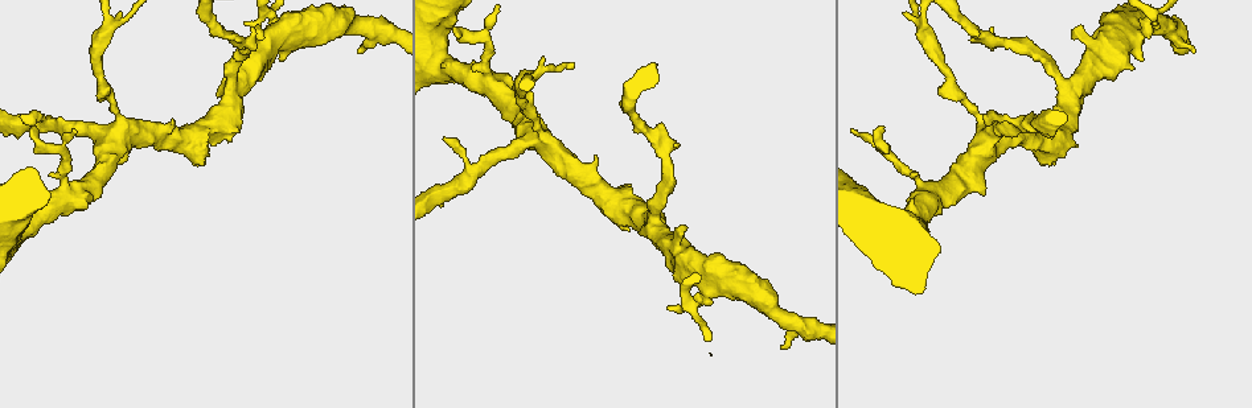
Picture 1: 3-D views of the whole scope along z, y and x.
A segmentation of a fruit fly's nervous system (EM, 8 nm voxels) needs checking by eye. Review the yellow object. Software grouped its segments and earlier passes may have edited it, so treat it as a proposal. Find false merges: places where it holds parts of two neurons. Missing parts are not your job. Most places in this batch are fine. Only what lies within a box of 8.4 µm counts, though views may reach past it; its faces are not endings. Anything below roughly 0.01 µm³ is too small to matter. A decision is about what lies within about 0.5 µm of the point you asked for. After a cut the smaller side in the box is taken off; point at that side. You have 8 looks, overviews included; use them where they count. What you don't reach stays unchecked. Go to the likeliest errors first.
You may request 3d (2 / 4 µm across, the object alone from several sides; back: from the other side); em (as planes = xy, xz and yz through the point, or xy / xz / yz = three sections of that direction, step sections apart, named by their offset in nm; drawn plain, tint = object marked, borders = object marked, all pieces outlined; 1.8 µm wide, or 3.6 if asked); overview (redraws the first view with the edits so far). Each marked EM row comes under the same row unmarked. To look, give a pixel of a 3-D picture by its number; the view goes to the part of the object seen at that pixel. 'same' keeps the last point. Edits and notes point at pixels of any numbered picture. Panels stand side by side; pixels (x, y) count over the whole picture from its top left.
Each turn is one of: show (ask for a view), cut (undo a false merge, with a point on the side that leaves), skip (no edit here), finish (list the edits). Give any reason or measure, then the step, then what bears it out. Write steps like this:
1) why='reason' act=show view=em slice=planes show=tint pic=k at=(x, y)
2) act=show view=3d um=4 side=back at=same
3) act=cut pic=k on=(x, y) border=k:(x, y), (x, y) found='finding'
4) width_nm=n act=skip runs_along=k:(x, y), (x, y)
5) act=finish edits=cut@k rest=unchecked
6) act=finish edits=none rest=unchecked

why='sharp bend' act=show view=3d um=2 side=back pic=1 at=(885, 151)

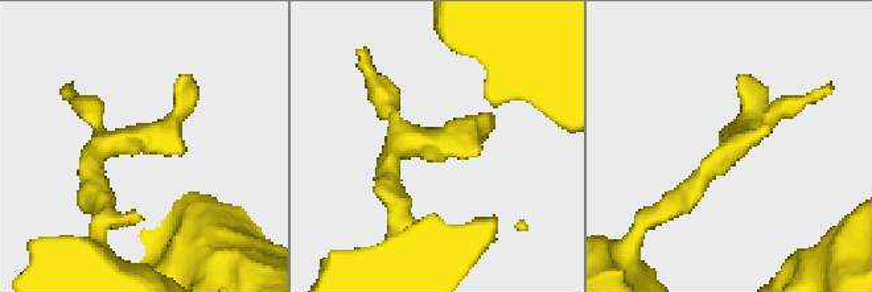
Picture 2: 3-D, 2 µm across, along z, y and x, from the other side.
why='shape alone is not enough' act=show view=em slice=planes show=tint pic=2 at=(407, 142)

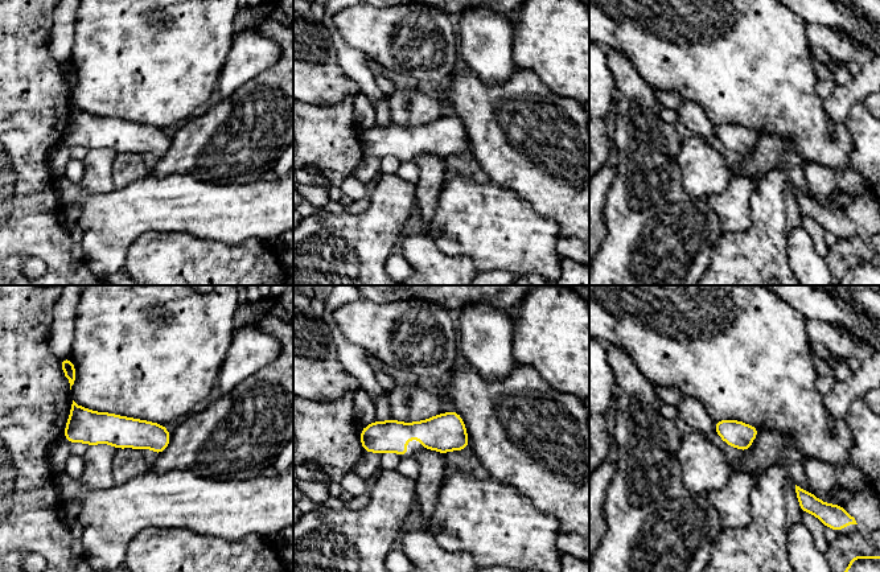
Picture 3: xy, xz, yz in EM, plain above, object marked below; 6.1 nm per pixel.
act=skip runs_along=3:(464, 437), (399, 432), (364, 440) found='continuous, no second neuron'

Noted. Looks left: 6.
why='branch point' act=show view=em slice=planes show=tint pic=1 at=(797, 324)

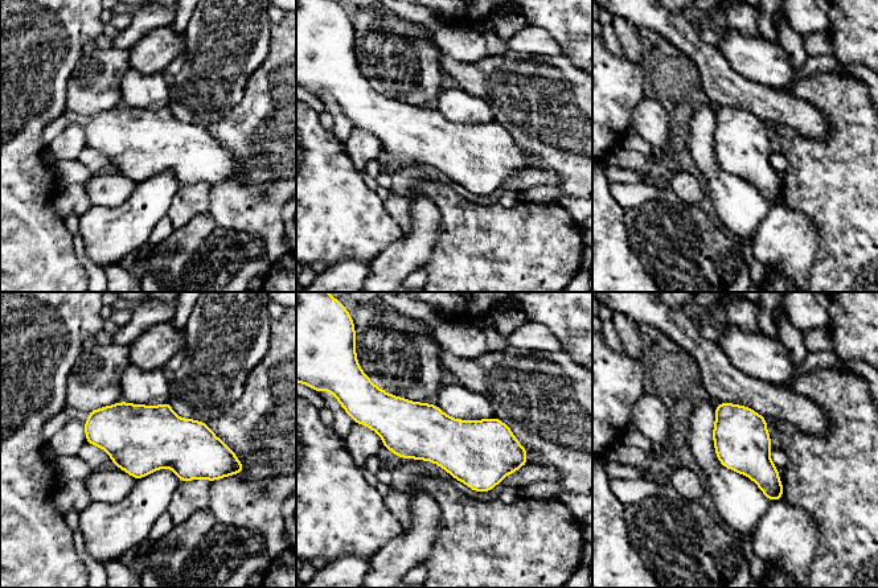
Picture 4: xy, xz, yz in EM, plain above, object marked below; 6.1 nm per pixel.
act=skip found='all the same neuron'

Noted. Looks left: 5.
why='four arms meet' act=show view=3d um=4 pic=1 at=(980, 150)

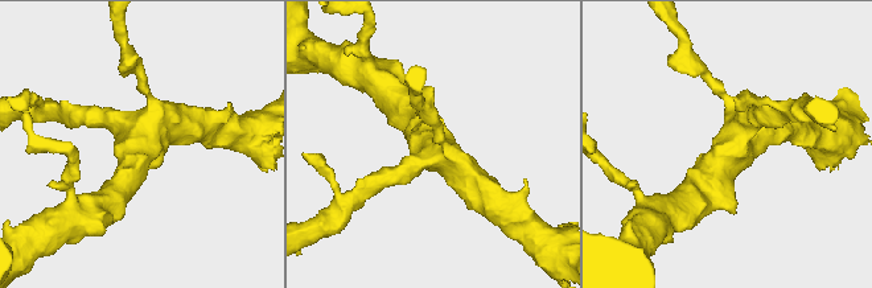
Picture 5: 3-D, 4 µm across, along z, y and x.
act=show view=em slice=xz step=16 show=tint pic=5 at=(440, 150)

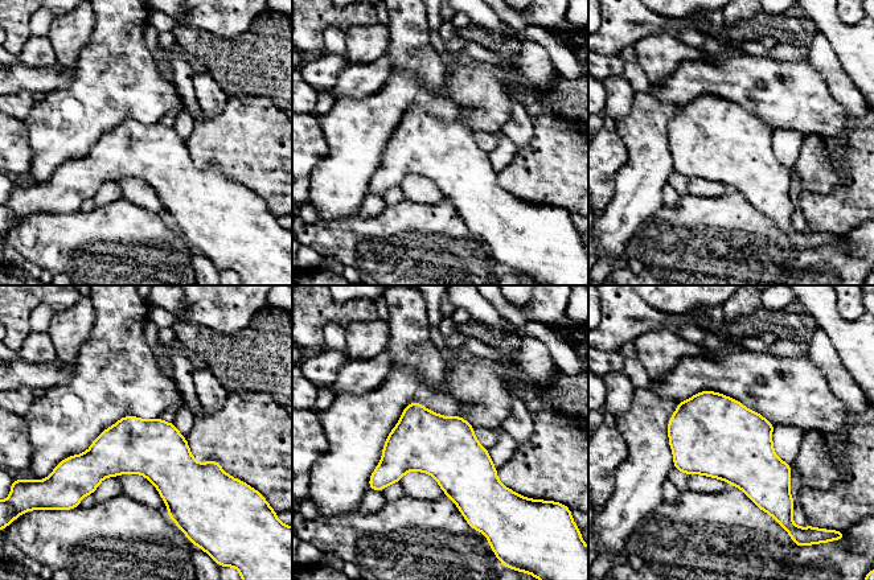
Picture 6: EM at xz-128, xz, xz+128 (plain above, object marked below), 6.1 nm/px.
why='cut it another way' act=show view=em slice=planes show=borders at=same

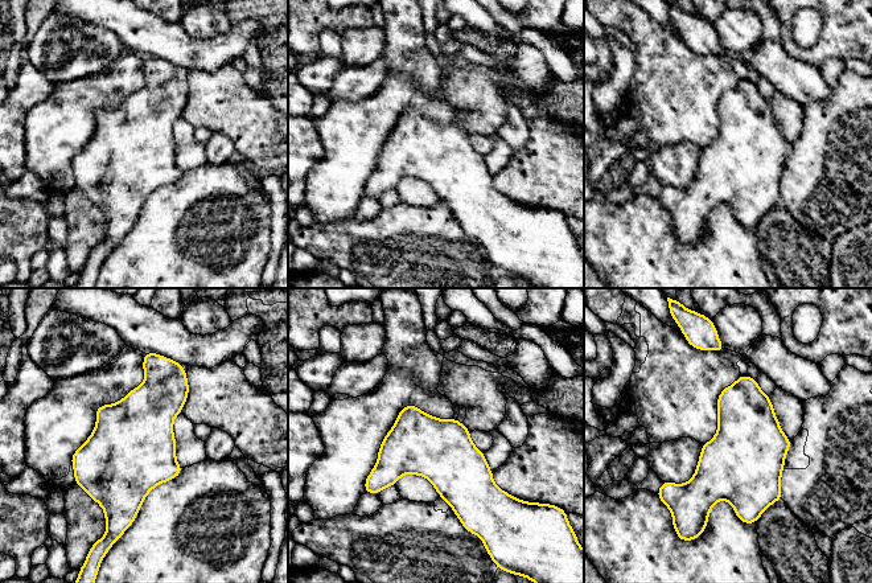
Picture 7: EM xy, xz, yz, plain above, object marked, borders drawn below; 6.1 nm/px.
arms=4 act=skip found='all the same neuron'

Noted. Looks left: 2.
act=finish edits=none rest=unchecked

